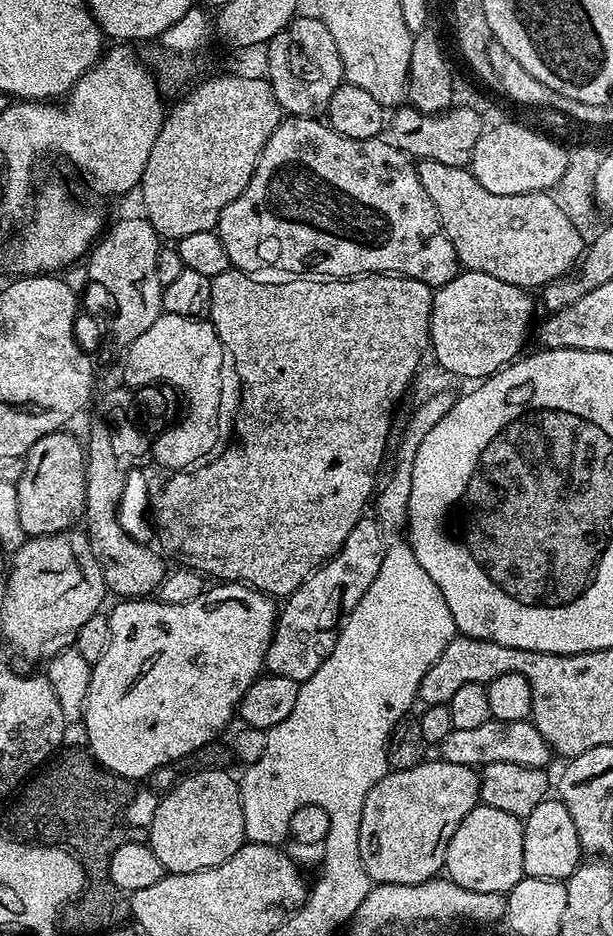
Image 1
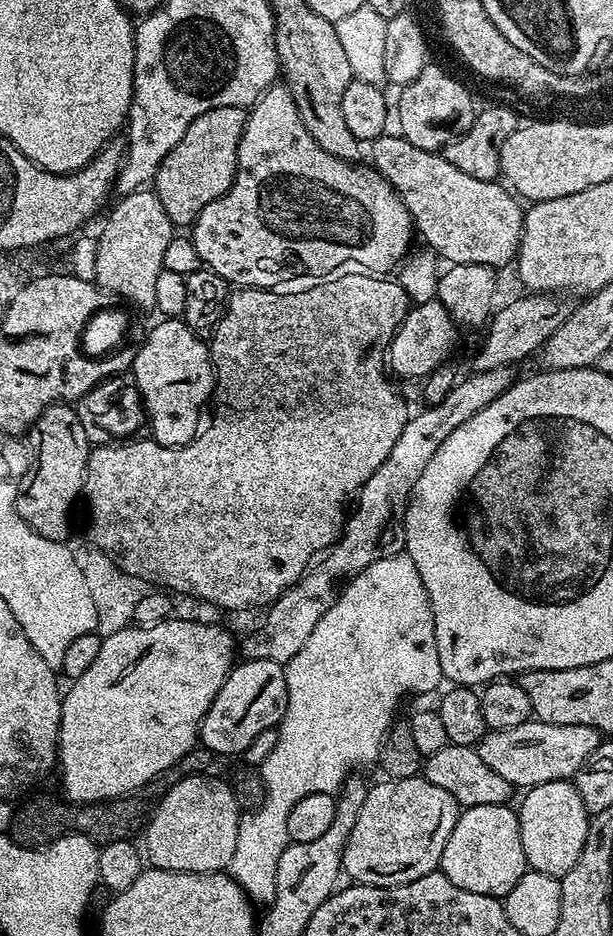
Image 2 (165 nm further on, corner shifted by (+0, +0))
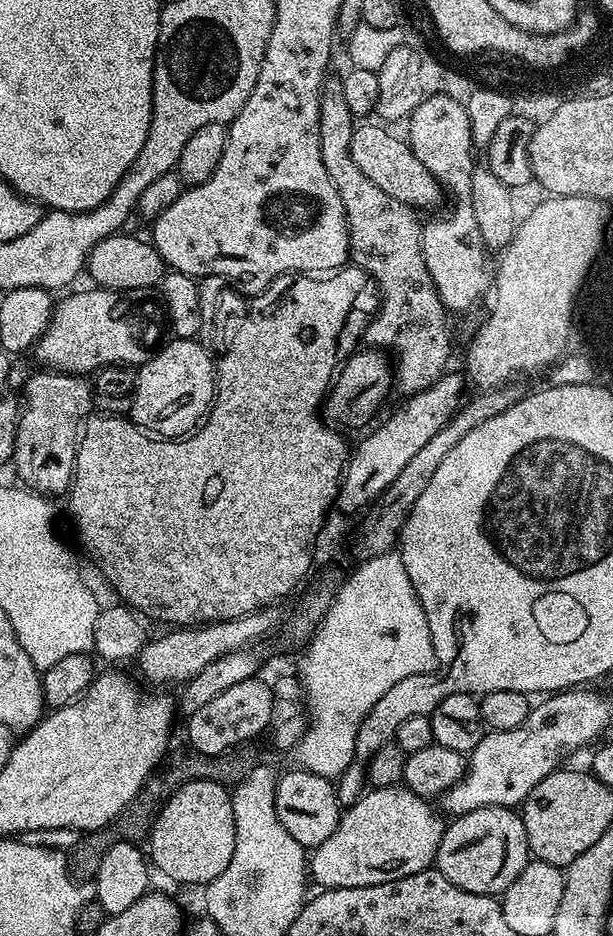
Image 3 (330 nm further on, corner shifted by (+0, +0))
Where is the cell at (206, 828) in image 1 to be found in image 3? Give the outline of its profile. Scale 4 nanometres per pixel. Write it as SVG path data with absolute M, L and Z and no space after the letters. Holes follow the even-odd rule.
M192 780L183 784L164 804L146 841L151 863L164 876L180 884L207 886L234 855L234 842L238 835L238 819L232 809L233 797L223 784Z

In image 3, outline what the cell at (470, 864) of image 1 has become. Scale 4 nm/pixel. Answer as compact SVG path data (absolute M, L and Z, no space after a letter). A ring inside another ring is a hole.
M475 808L451 823L442 834L435 867L464 892L499 897L522 874L530 859L523 815L510 808Z

